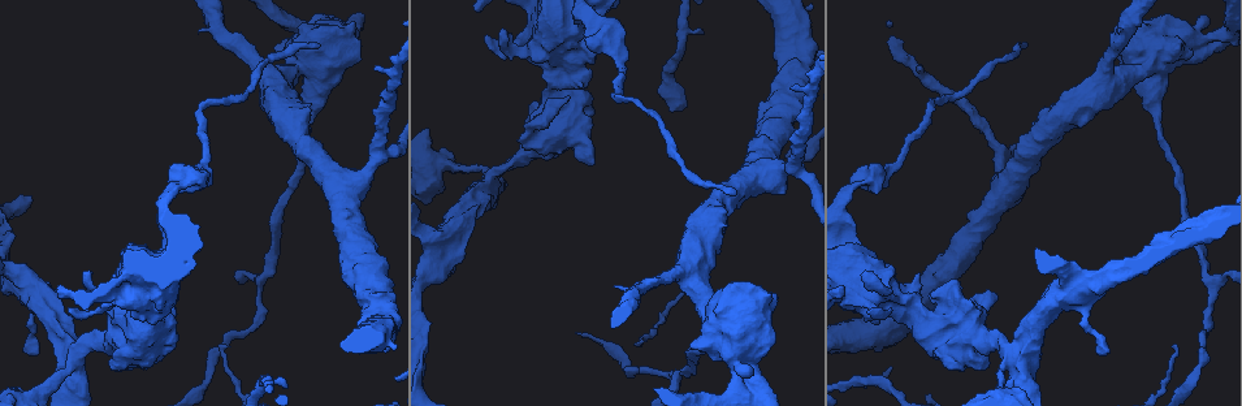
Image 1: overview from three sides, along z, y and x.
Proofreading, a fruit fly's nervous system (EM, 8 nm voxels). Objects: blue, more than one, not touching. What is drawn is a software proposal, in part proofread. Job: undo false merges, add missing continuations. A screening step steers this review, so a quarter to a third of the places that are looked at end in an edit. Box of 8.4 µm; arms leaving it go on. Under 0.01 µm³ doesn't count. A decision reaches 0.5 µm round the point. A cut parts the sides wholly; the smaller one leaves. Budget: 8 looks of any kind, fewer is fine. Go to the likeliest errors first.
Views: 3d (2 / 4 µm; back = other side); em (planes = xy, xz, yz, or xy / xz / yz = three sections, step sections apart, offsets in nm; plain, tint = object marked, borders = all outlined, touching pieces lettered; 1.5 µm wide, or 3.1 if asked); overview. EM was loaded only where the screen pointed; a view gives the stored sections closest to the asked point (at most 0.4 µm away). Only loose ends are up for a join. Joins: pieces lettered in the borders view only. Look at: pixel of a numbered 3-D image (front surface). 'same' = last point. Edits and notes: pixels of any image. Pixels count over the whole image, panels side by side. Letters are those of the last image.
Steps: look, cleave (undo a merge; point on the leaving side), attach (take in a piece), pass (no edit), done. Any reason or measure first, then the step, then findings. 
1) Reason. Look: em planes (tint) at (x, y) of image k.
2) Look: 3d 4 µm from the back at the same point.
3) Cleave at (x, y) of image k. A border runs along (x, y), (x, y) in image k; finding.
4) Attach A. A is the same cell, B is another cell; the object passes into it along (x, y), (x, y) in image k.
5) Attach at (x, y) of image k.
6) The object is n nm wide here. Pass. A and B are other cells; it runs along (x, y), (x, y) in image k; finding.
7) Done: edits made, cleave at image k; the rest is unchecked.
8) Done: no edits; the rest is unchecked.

Free end. Look: em planes (tint) at (953, 365) of image 1.

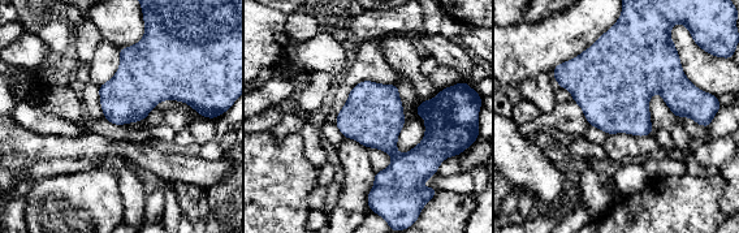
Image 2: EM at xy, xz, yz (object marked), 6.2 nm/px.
Look: em planes (borders) at the same point.

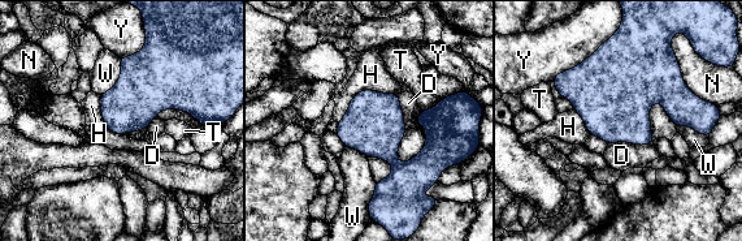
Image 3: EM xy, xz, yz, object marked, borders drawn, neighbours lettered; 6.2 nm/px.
Pass. D, H, N, T, W and Y are other cells; a border runs along (608, 142), (652, 143) in image 3; no lettered piece goes on from it.

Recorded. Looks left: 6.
Look: 3d 4 µm at (581, 86) of image 1.

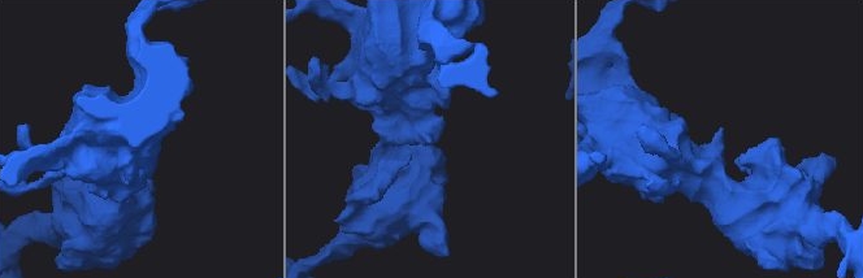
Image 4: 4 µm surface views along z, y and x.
Need the tissue. Look: em yz step 8 (borders) at (720, 132) of image 4.

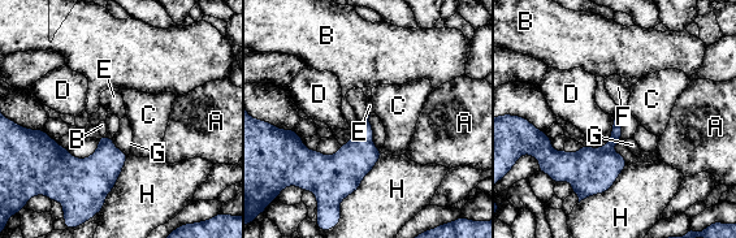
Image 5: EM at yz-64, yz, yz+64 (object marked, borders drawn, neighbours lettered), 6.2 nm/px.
Pass. A, B, C, D, E, F, G and H are other cells; a border runs along (369, 115), (373, 145), (380, 151) in image 5; none of them fits.

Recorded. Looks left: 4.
Free end. Look: 3d 2 µm at (703, 29) of image 1.

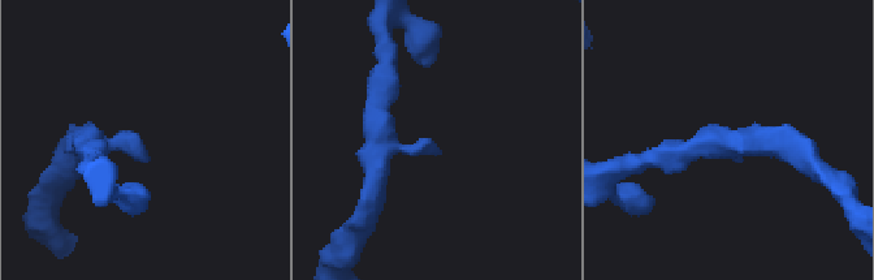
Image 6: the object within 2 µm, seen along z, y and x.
The arms are 160, 180 nm wide. Look: em xy step 8 (borders) at (433, 141) of image 6.

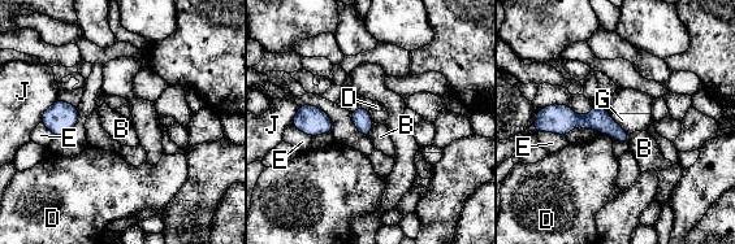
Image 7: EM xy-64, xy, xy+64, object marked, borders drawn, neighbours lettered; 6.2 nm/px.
Cut it another way. Look: em planes (borders) at the same point.

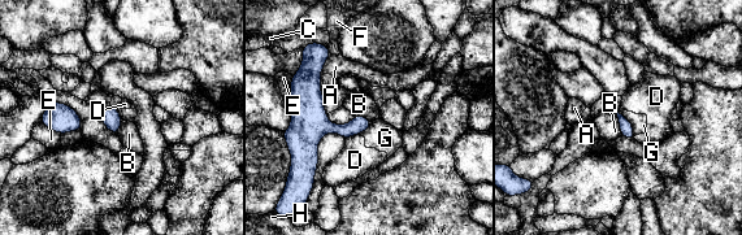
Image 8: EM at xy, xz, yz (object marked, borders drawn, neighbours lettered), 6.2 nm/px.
Pass. A, B, C, D, E, F, G and H are other cells; a border runs along (615, 113), (623, 135) in image 8; none of them fits.

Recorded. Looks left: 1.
Done: no edits; the rest is unchecked.

